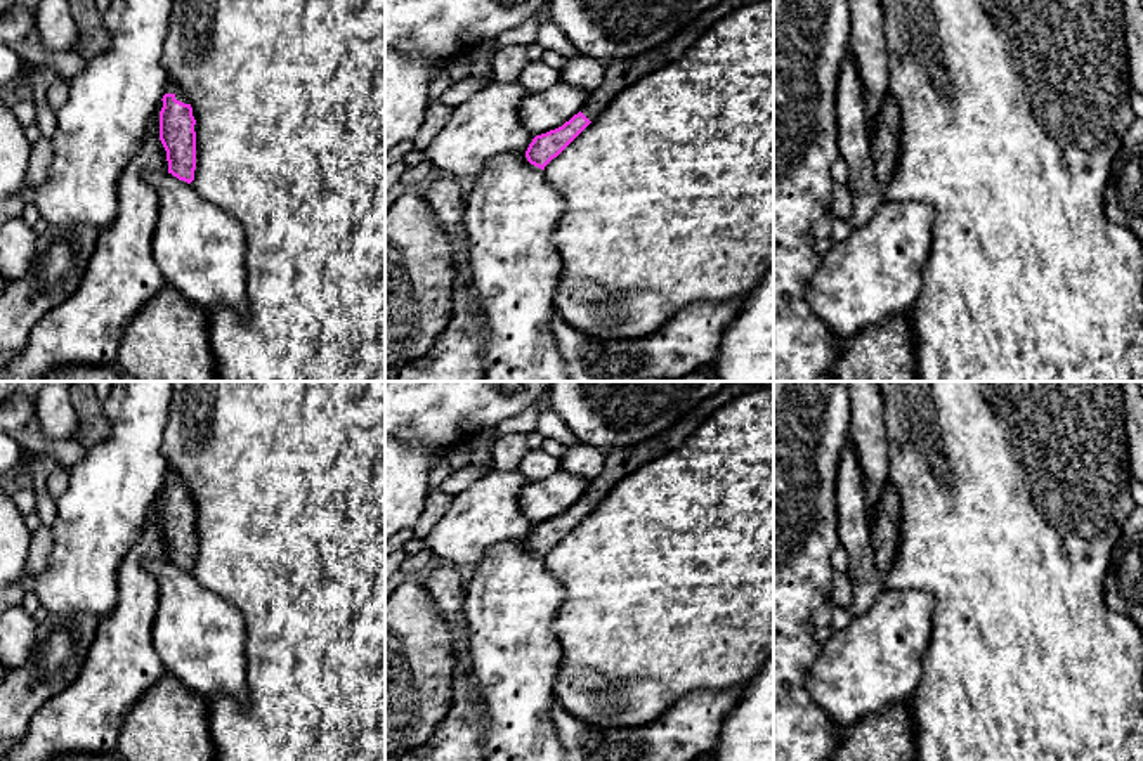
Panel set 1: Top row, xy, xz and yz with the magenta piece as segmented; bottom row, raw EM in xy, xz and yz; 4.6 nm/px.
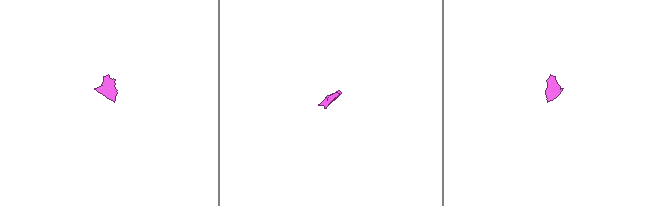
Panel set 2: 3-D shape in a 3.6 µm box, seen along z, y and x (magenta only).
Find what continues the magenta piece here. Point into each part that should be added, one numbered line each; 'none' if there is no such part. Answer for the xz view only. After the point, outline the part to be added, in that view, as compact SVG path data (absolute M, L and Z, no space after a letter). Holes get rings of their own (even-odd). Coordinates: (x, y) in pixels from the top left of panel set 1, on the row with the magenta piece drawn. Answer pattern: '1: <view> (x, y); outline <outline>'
1: xz (618, 75); outline M722 0L711 10L694 19L687 28L676 33L668 42L661 43L656 50L640 54L635 59L619 59L604 64L604 80L597 90L593 90L583 106L581 113L590 120L597 116L628 87L640 78L657 71L675 61L678 61L685 50L715 23L728 16L730 12L754 3L758 0Z

